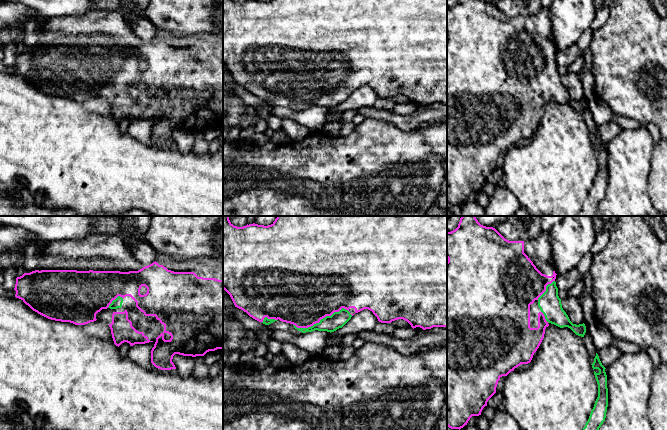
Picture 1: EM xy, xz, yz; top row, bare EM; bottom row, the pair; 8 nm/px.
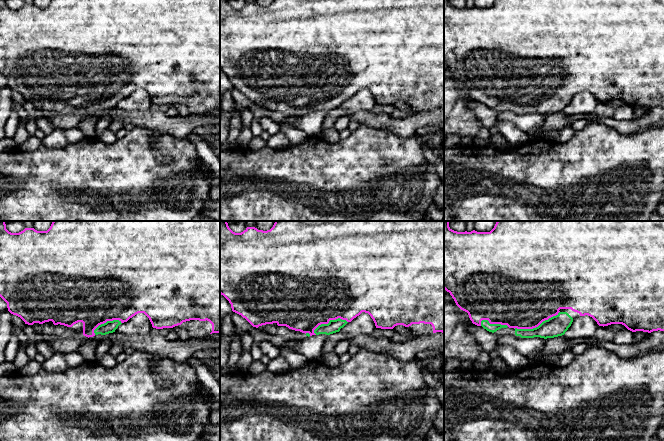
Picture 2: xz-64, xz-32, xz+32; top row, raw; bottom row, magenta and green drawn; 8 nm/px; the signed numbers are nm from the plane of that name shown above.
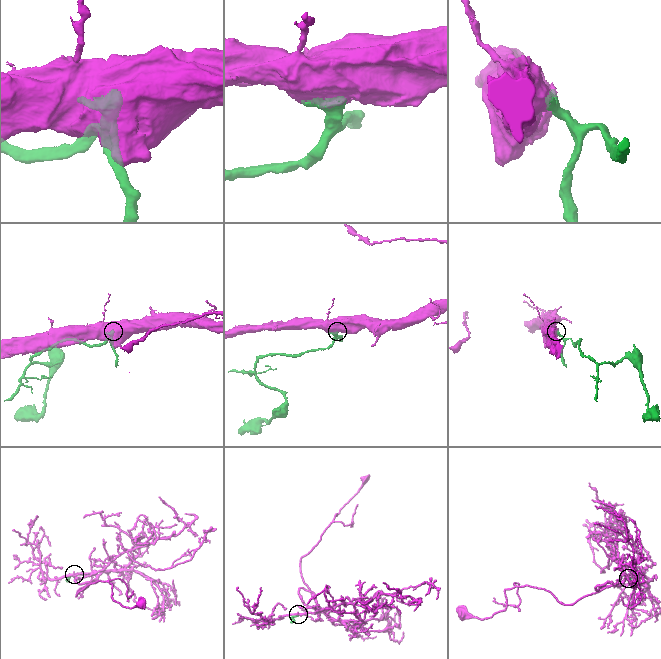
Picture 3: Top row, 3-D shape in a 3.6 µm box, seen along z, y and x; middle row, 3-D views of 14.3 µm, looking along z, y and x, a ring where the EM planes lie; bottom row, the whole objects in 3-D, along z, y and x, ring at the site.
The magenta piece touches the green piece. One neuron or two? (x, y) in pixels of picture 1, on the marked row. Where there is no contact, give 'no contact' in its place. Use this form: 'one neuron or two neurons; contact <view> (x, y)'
one neuron; contact xz (322, 318)

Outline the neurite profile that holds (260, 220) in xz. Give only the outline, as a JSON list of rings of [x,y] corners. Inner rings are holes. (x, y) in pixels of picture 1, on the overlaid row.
[[[256,216],[255,224],[268,226],[273,224],[277,216]]]

